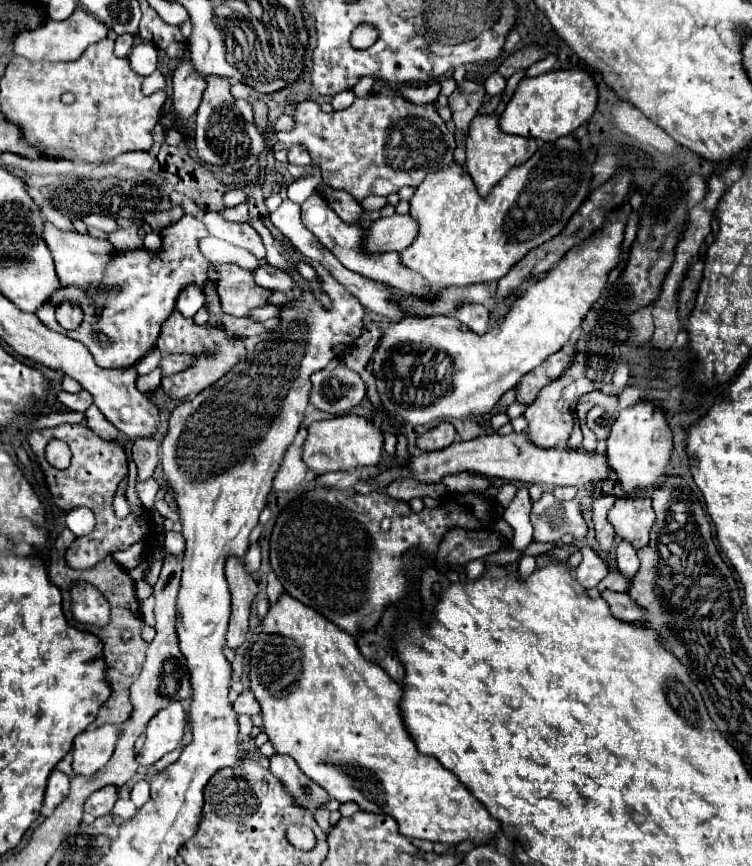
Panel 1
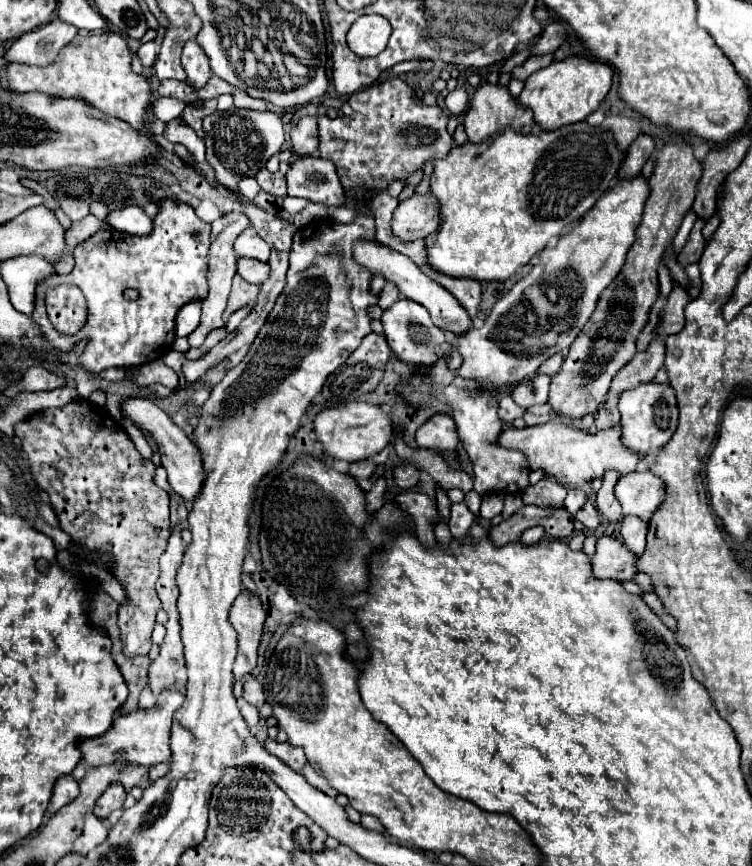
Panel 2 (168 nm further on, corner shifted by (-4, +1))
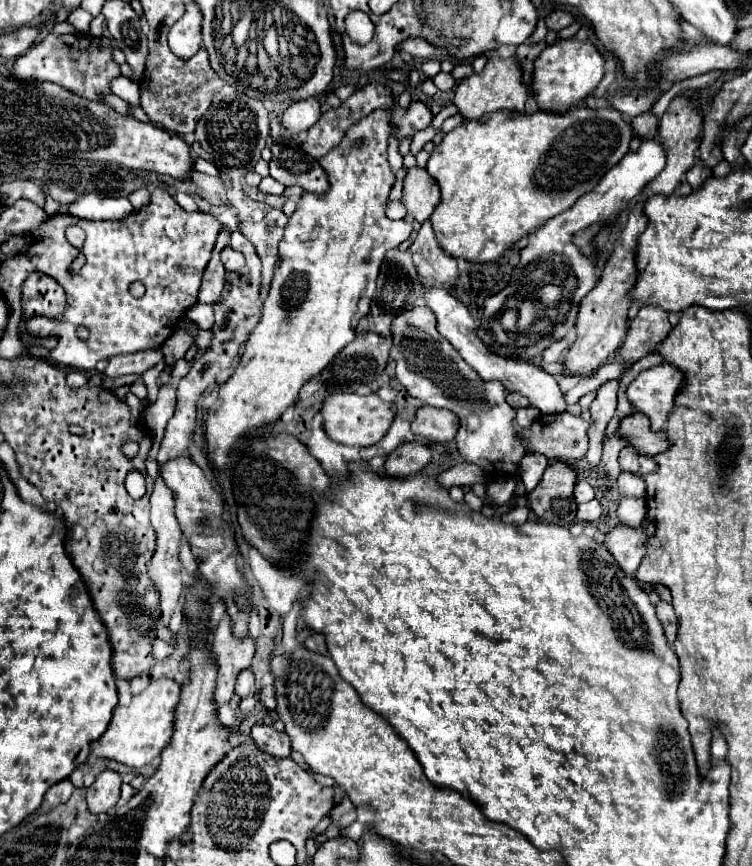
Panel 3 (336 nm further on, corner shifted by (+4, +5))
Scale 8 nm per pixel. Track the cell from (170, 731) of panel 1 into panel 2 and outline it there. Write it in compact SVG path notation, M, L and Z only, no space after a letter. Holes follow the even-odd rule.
M163 691L157 697L157 703L153 709L149 711L133 711L131 715L120 715L111 725L111 729L103 735L103 737L95 737L95 739L85 739L79 749L83 755L83 761L91 767L97 765L105 765L105 763L113 763L115 753L117 751L127 751L131 755L131 761L139 763L139 765L155 765L155 763L163 763L169 761L171 751L169 751L169 741L171 741L171 725L173 725L173 713L183 705L185 695L179 691Z

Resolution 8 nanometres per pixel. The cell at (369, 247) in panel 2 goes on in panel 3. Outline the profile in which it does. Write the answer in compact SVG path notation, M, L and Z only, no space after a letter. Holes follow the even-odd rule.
M423 289L423 297L427 301L427 307L435 313L437 317L437 329L443 337L449 339L449 343L461 353L461 357L479 373L481 379L491 381L491 379L499 379L507 391L513 393L521 393L525 395L531 405L539 407L543 415L557 415L557 413L565 413L567 411L567 403L563 399L563 393L559 389L559 385L555 383L555 379L545 373L539 365L527 363L527 361L519 361L519 359L509 359L509 357L501 357L497 353L493 353L483 339L477 335L477 323L475 319L469 315L467 307L453 297L449 291L445 289Z

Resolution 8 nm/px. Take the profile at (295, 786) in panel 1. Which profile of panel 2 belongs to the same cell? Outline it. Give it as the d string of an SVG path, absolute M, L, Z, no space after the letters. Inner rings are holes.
M267 739L267 741L265 741L265 749L267 749L271 755L279 757L279 759L281 759L285 765L289 765L293 771L303 771L305 765L307 765L307 759L305 759L303 749L293 747L293 745L289 745L289 743L277 743L275 739Z

